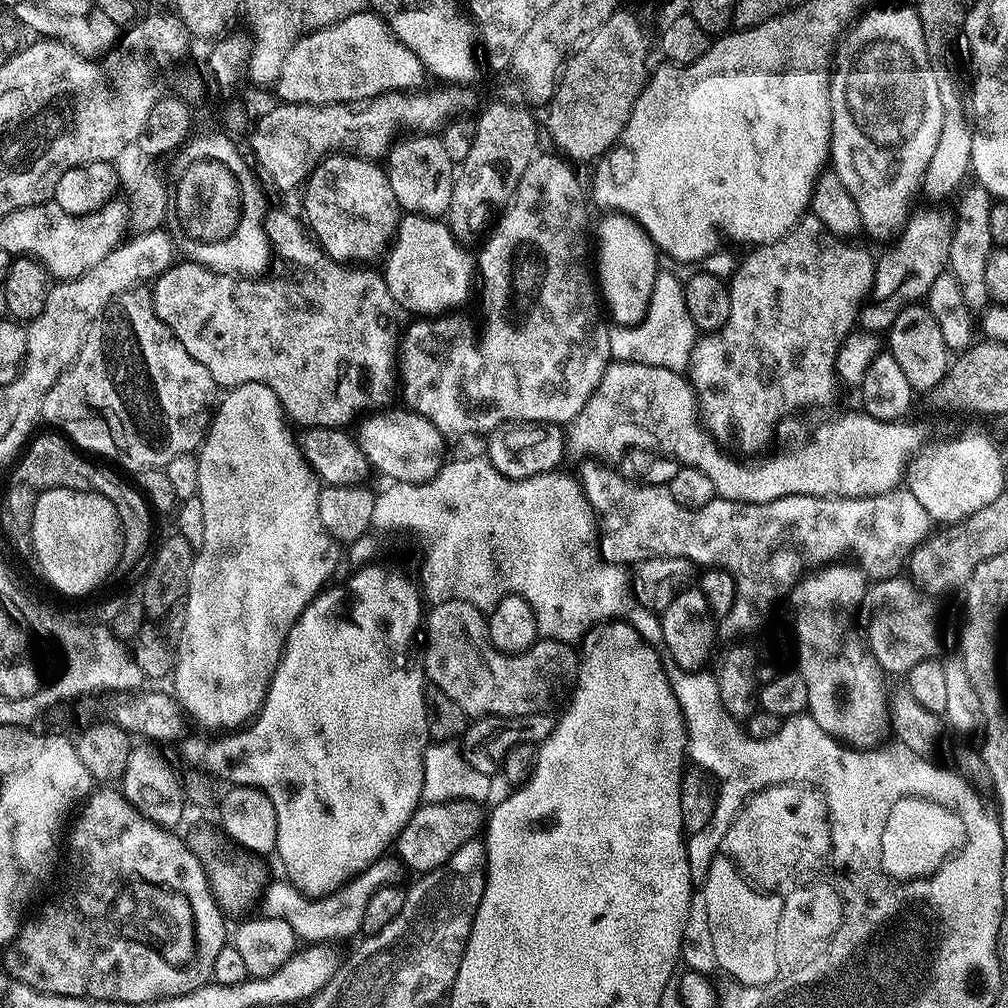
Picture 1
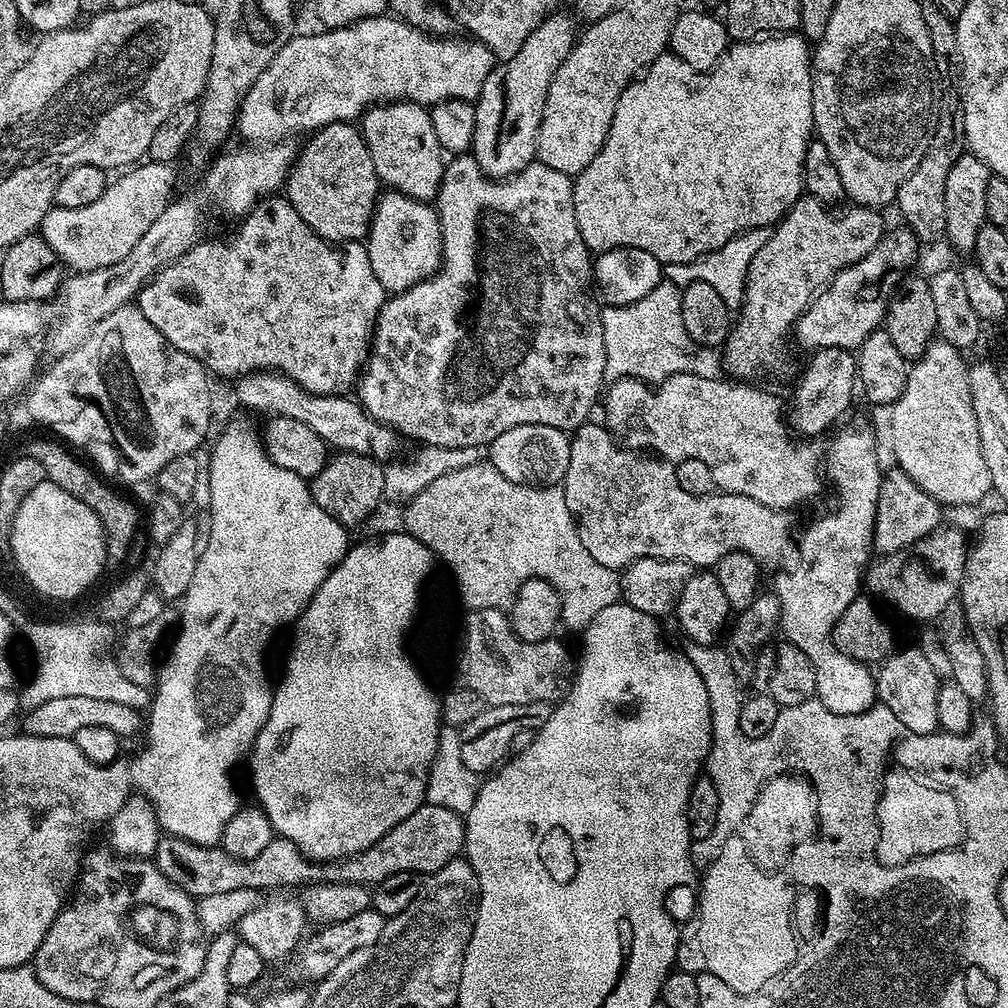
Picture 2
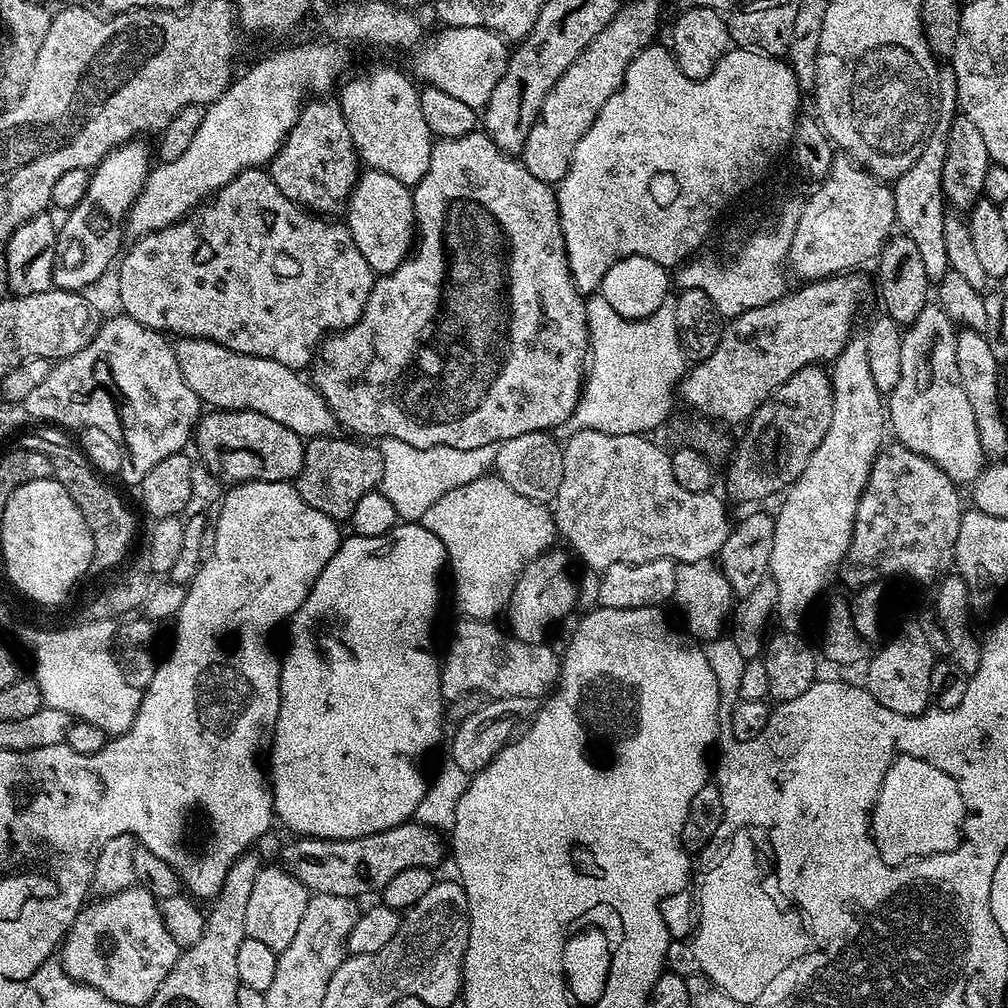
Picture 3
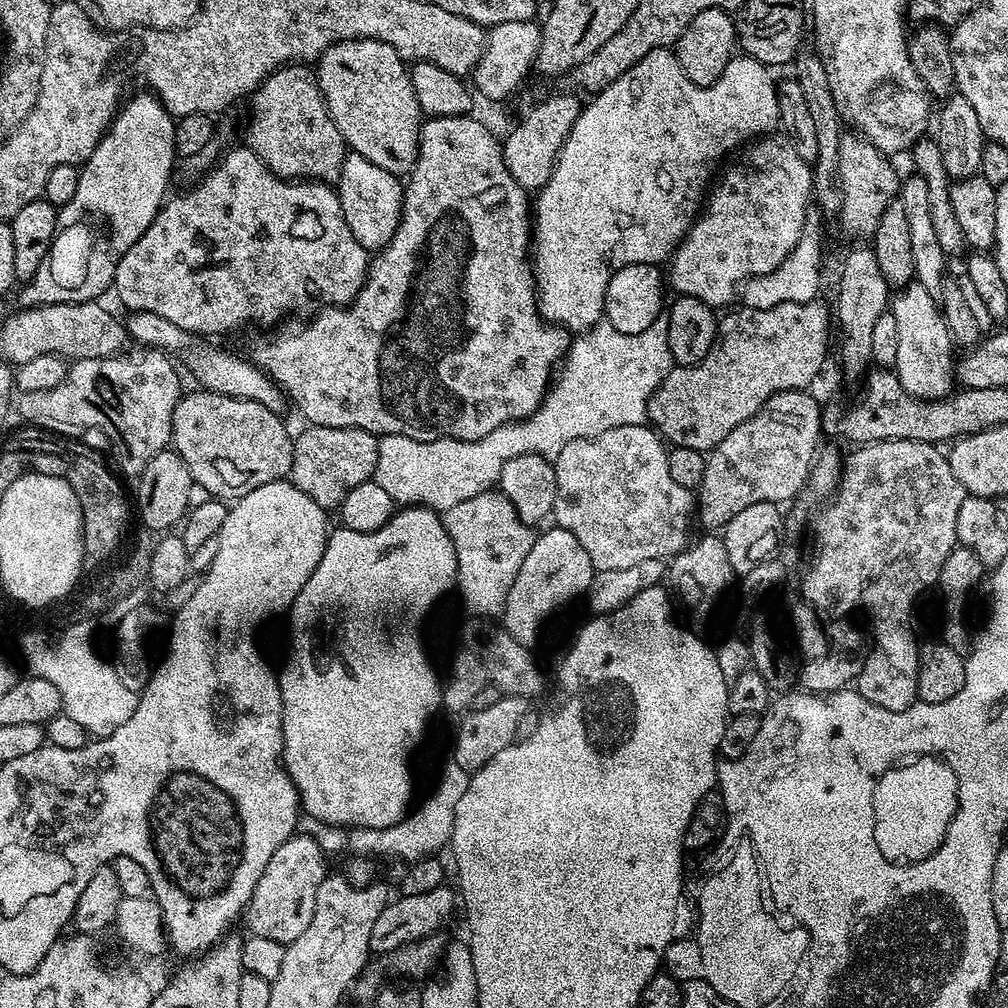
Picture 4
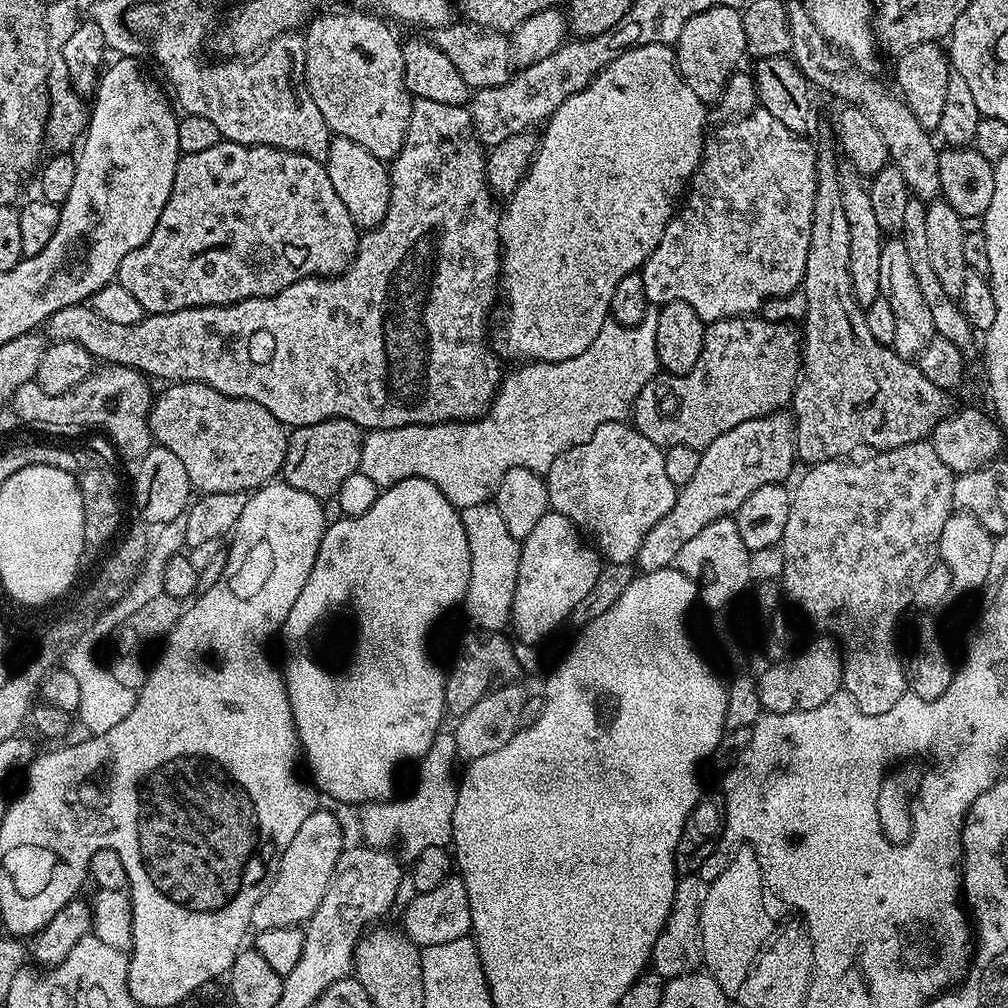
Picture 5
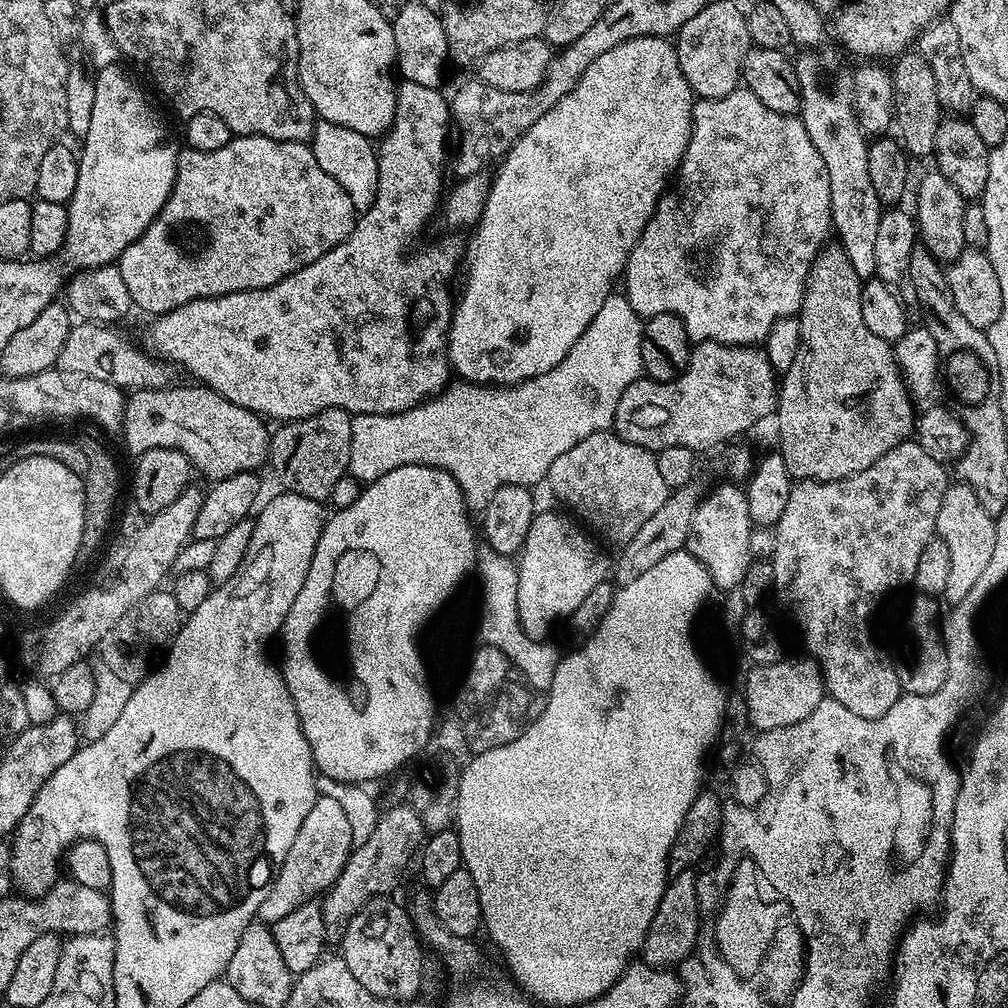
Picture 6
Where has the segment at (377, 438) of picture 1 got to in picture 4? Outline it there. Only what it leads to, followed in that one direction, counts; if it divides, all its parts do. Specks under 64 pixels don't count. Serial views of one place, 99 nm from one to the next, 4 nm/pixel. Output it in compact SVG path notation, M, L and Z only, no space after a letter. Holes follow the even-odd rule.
M149 311L131 312L124 320L129 337L139 345L157 348L160 351L175 356L176 354L190 370L191 374L201 383L205 391L226 394L227 397L246 398L266 406L272 413L283 415L288 408L288 399L276 384L275 380L265 374L249 359L244 359L216 348L209 341L193 336L184 331L174 322L161 318ZM127 318L127 319L126 319ZM286 408L286 410L285 410Z

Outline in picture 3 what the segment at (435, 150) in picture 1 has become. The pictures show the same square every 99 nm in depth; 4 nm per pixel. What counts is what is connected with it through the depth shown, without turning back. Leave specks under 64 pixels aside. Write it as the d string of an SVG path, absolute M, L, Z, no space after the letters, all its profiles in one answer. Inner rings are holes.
M368 68L358 73L353 80L347 80L339 85L338 103L346 118L346 126L350 126L350 136L354 138L356 153L360 155L361 161L373 172L390 174L390 178L398 178L398 182L415 186L424 177L426 170L430 170L434 137L422 115L420 93L417 85L412 85L413 77L396 68Z

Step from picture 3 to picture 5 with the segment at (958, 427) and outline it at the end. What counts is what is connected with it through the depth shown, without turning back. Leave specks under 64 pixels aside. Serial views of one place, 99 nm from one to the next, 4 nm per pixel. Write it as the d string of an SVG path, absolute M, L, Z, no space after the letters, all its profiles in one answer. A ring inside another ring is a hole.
M885 239L882 246L882 267L878 273L880 294L890 302L894 314L896 334L890 346L904 360L911 361L931 342L936 335L934 318L930 318L930 306L926 306L926 298L922 298L922 290L918 290L918 278L914 278L914 270L910 270L910 253L906 251L903 239Z

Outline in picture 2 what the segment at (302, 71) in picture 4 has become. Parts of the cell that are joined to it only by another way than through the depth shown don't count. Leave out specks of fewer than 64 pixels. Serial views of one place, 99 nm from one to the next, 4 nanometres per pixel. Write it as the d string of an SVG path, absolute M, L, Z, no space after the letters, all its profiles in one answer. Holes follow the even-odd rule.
M341 122L325 124L323 128L315 129L312 136L299 149L286 177L286 198L298 210L302 222L314 230L323 240L339 246L349 240L363 241L372 225L372 215L376 212L376 201L382 195L382 185L374 170L374 158L370 158L370 150L364 141L363 131L355 123Z

